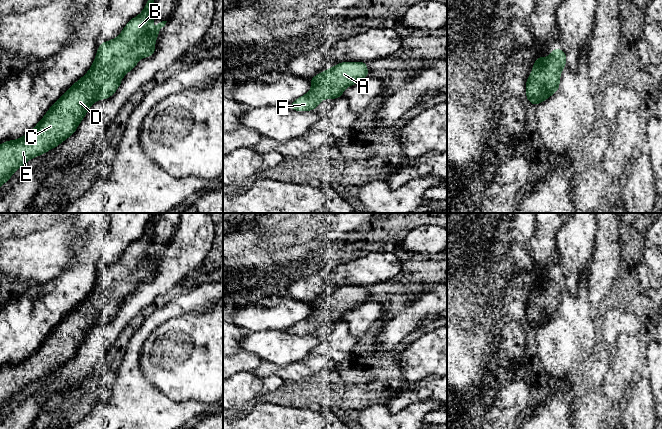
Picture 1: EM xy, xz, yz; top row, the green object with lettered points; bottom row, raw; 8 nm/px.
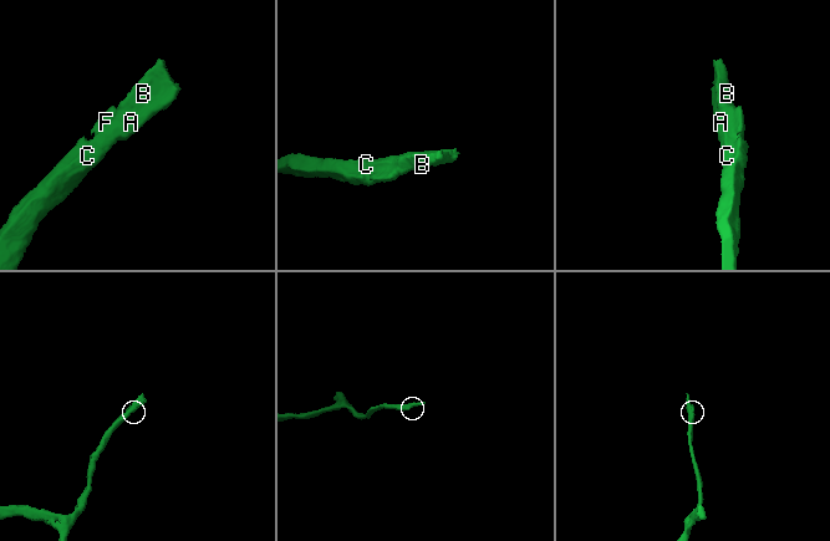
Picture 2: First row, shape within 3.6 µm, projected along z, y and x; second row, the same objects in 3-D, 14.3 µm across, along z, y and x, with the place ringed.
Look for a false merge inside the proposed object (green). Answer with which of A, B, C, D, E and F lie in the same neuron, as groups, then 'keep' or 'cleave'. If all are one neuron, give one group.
A B C D E F | keep

